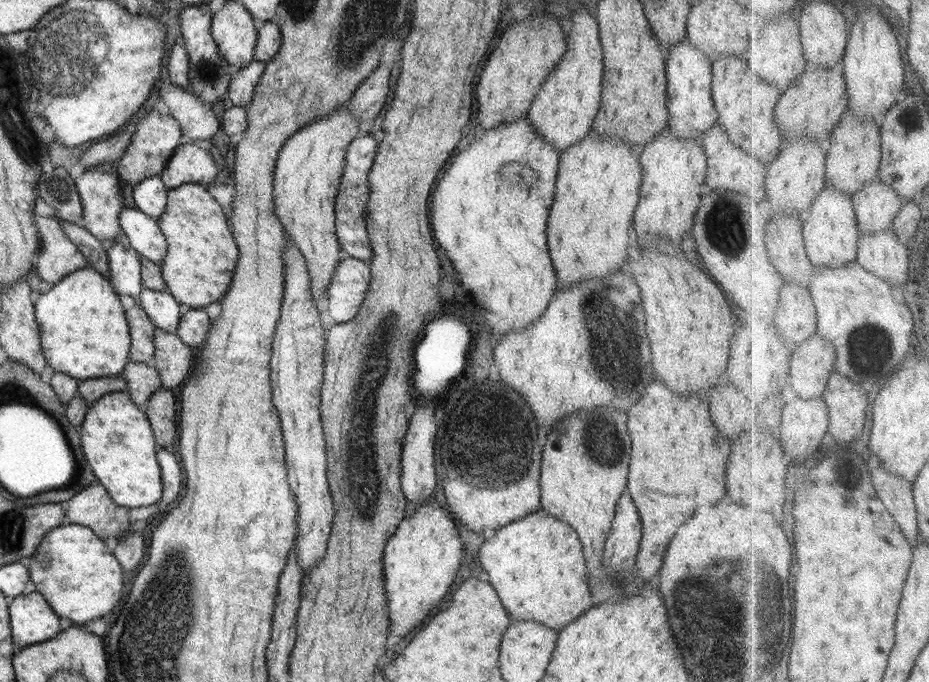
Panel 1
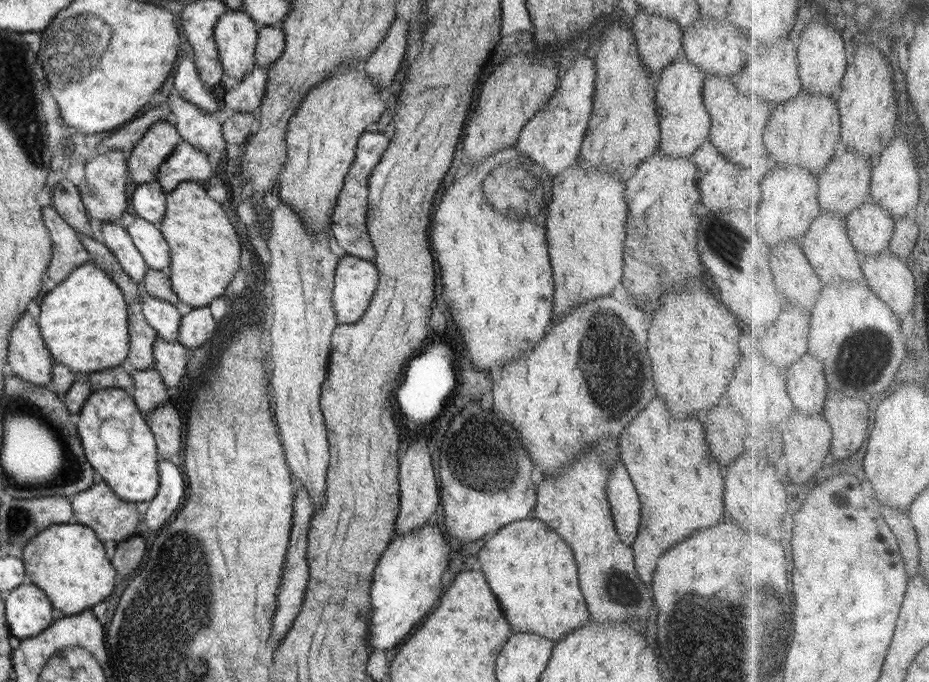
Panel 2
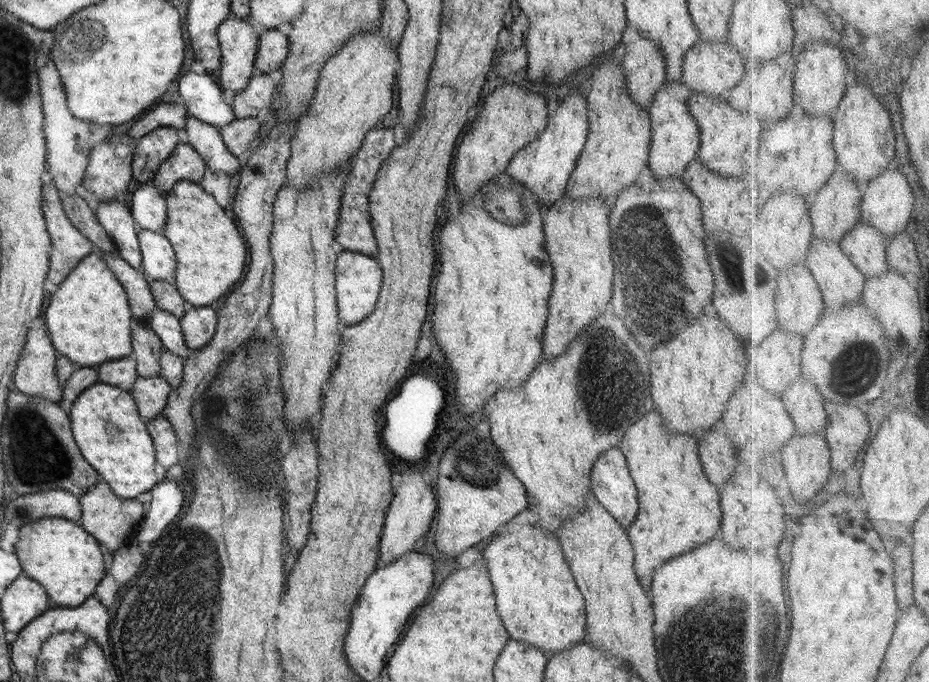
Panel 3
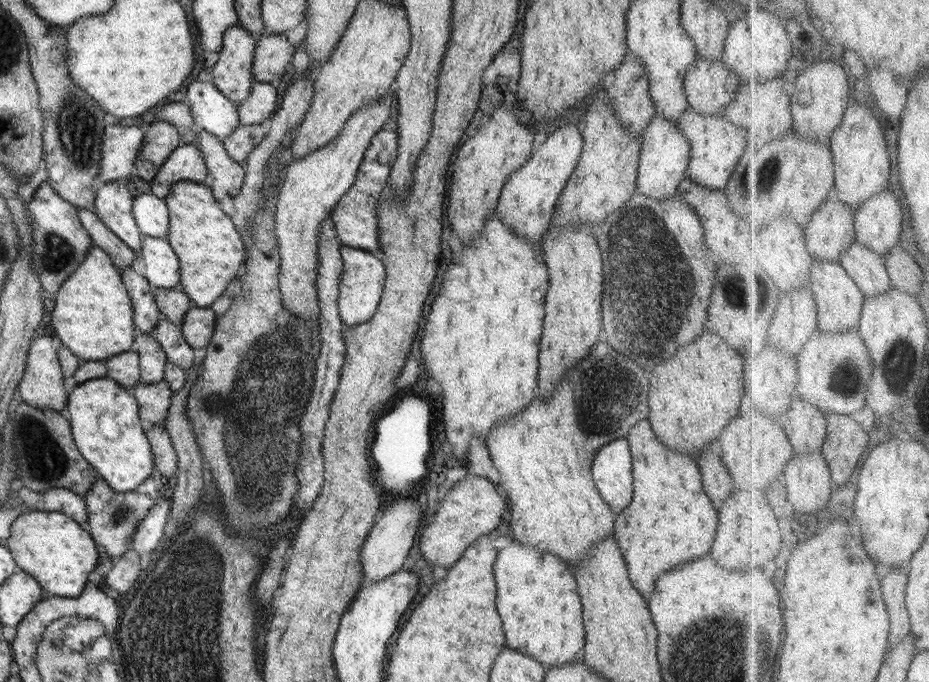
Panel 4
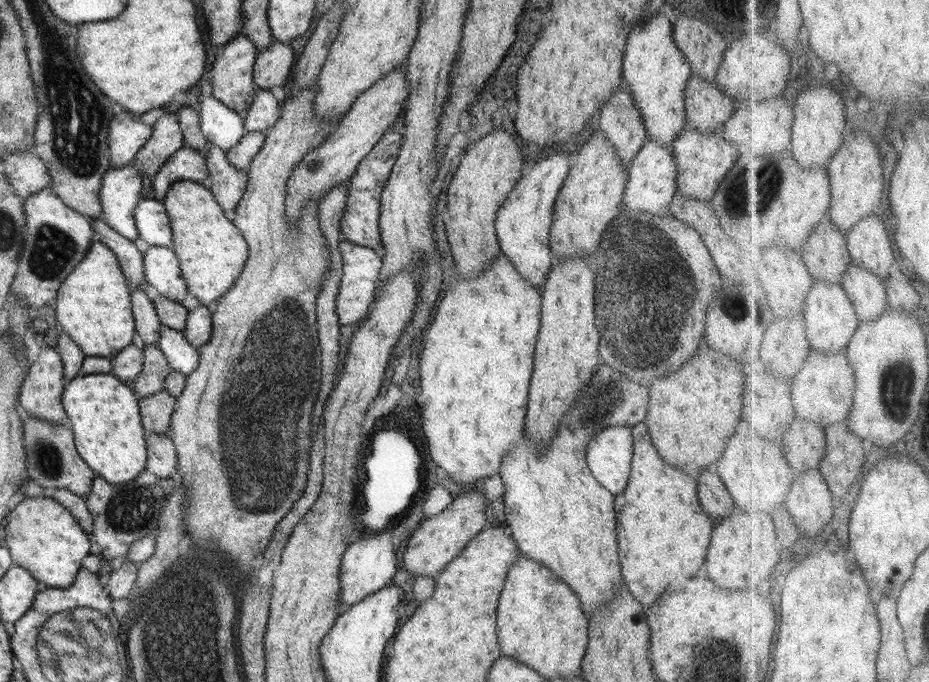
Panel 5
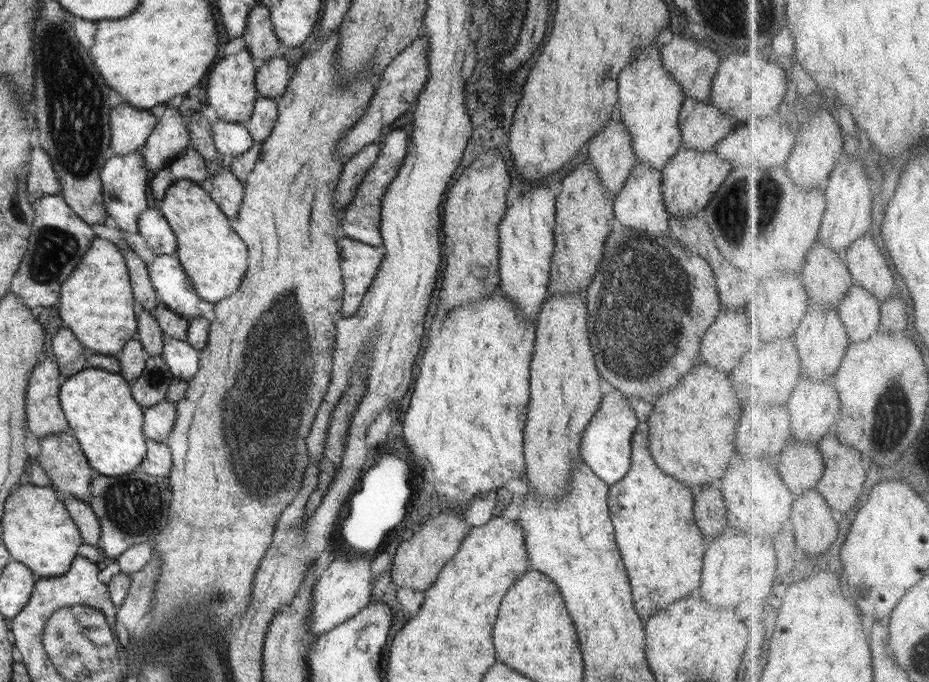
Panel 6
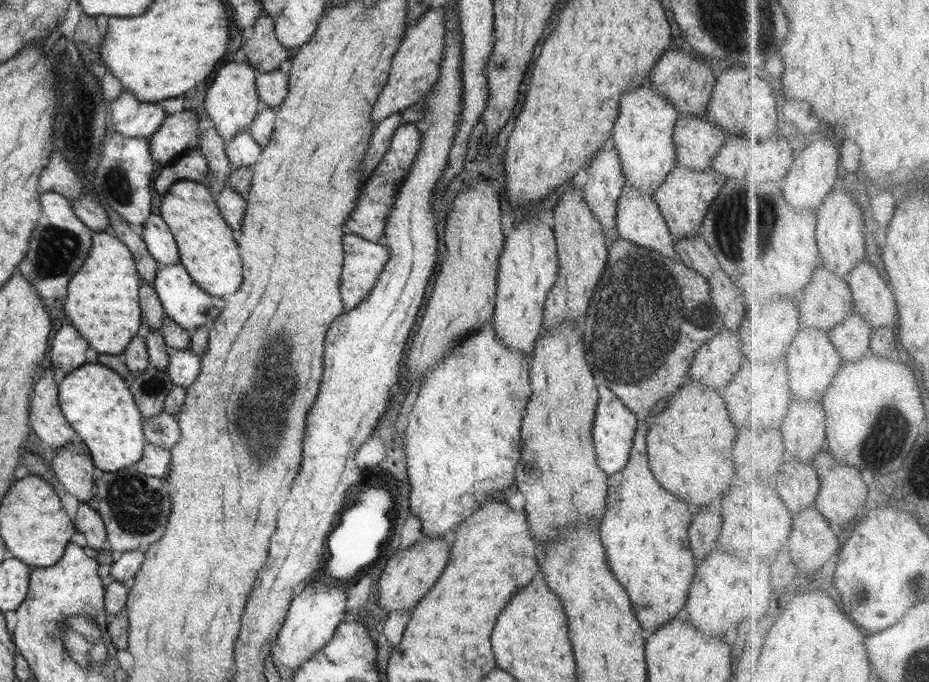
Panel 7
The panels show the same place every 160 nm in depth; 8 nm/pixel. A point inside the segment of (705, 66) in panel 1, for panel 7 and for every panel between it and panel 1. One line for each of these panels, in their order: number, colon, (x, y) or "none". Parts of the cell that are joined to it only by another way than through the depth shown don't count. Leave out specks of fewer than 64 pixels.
2: (684, 122)
3: (674, 143)
4: (664, 152)
5: (650, 186)
6: (639, 205)
7: (638, 219)

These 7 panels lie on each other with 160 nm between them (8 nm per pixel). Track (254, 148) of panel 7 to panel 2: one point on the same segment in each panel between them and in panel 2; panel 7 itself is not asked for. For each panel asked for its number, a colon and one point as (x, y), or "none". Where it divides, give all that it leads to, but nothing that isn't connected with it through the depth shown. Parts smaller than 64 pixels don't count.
2: (187, 83)
3: (202, 96)
4: (211, 110)
5: (224, 128)
6: (232, 139)

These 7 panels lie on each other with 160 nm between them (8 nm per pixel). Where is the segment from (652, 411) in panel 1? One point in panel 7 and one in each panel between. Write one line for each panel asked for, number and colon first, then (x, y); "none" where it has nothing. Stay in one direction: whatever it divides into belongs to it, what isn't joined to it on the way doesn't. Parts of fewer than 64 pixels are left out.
2: (679, 483)
3: (679, 510)
4: (670, 521)
5: (663, 533)
6: (654, 524)
7: (644, 529)

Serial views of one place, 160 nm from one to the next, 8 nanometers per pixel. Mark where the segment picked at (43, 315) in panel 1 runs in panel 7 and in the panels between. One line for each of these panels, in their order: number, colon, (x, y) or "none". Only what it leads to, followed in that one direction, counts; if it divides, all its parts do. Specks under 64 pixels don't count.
2: (84, 320)
3: (89, 319)
4: (93, 316)
5: (94, 306)
6: (96, 302)
7: (102, 300)

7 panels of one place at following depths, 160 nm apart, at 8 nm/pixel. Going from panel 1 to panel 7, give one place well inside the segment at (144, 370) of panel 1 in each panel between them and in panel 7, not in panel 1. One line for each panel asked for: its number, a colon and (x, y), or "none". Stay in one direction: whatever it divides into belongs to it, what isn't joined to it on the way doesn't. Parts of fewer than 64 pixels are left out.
2: (149, 391)
3: (151, 394)
4: (154, 400)
5: (156, 410)
6: (158, 420)
7: (162, 429)

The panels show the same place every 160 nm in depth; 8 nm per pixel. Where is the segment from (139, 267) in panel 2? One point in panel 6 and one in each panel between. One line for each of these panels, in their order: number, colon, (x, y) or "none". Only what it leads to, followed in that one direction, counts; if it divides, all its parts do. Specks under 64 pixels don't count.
3: (116, 218)
4: (113, 203)
5: (120, 189)
6: (124, 178)

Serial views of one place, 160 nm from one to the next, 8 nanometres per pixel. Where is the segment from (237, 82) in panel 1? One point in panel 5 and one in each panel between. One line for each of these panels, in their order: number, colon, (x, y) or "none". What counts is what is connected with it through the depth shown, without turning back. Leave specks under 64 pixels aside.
2: (245, 97)
3: (260, 93)
4: (261, 104)
5: (263, 113)

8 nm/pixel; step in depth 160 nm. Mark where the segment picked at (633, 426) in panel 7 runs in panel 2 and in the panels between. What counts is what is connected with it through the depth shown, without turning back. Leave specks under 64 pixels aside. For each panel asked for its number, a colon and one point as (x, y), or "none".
2: (626, 508)
3: (611, 483)
4: (611, 470)
5: (610, 451)
6: (605, 448)

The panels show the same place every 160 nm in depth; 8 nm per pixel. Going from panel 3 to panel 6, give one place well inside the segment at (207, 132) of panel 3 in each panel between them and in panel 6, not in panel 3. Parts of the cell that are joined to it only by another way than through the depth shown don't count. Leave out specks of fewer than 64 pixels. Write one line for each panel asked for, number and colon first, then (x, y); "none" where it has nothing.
4: (228, 176)
5: (227, 183)
6: (227, 191)

